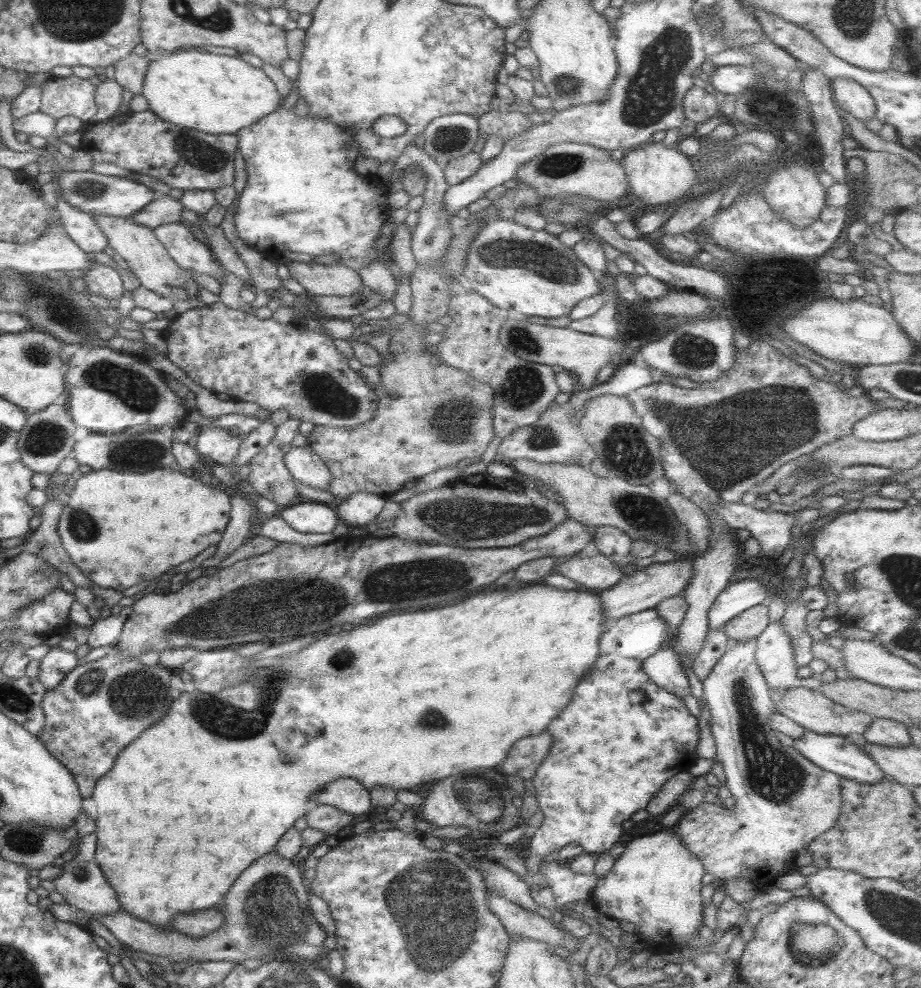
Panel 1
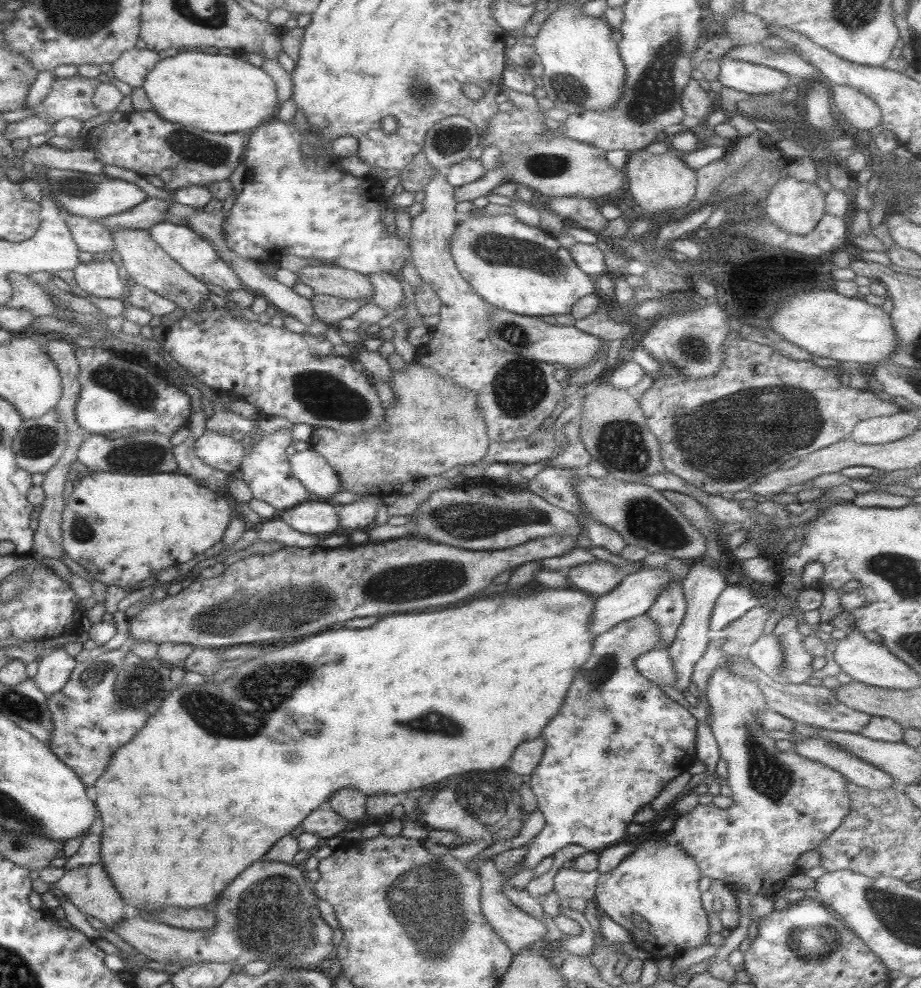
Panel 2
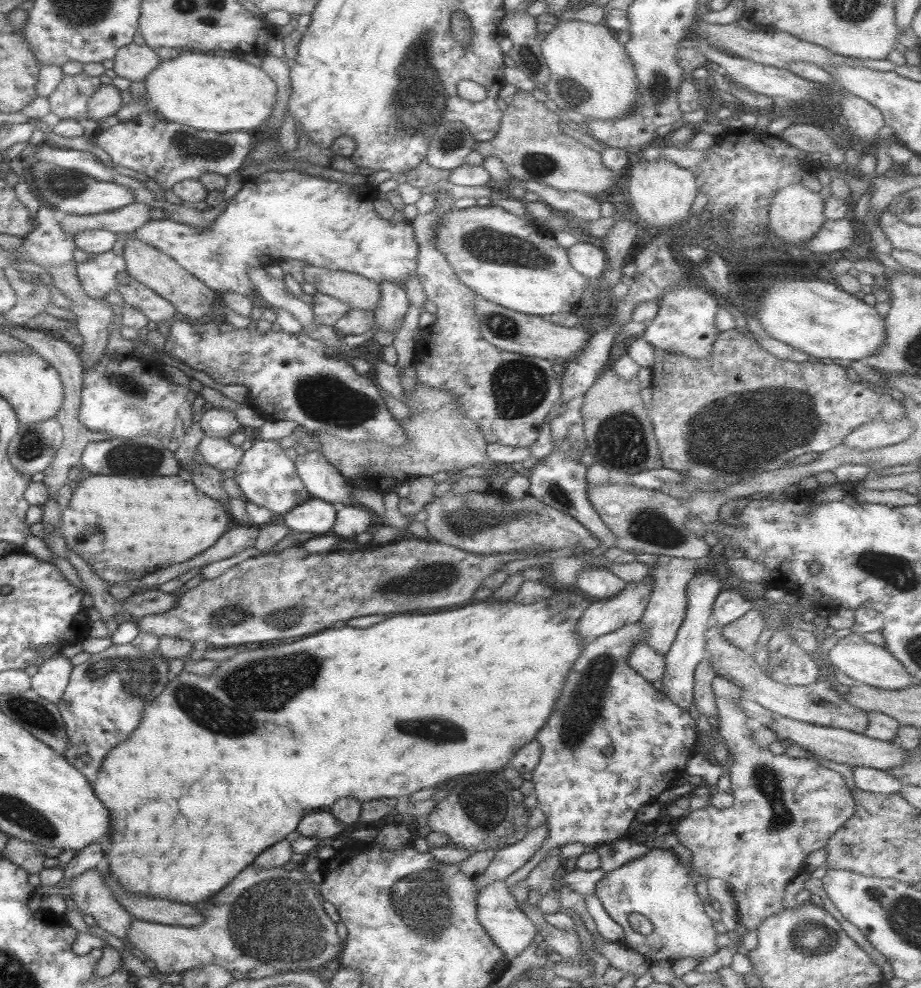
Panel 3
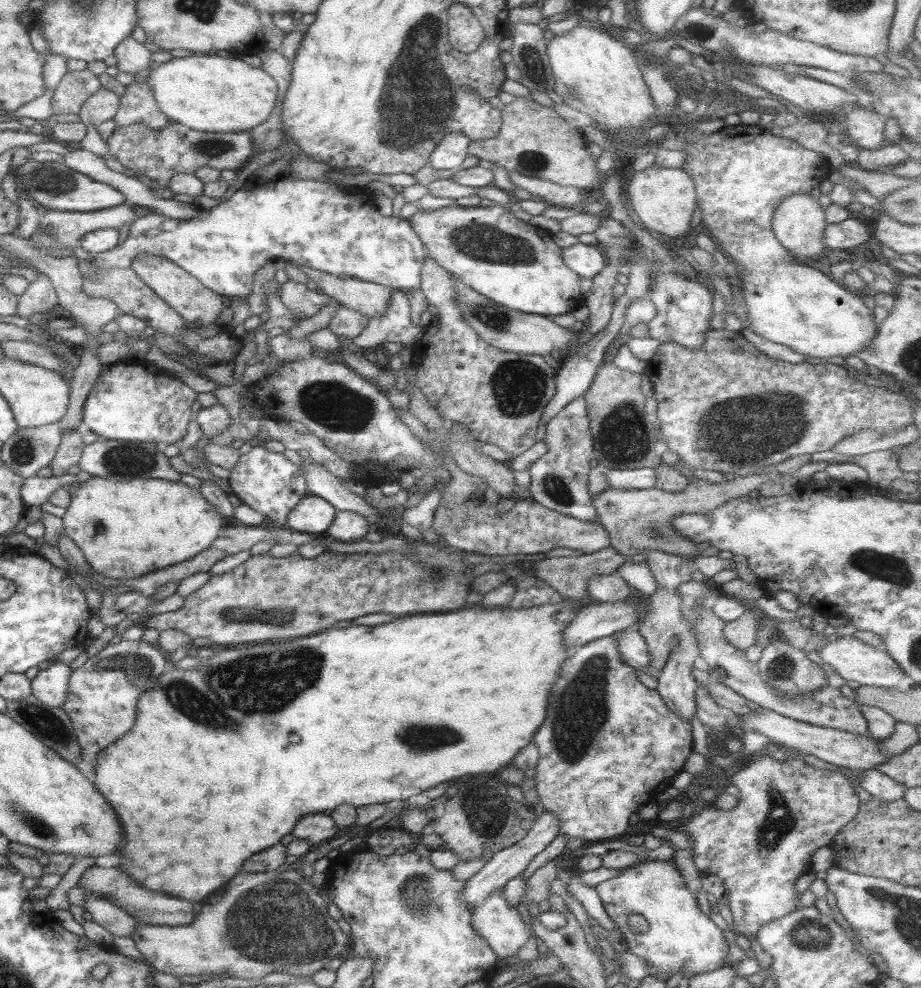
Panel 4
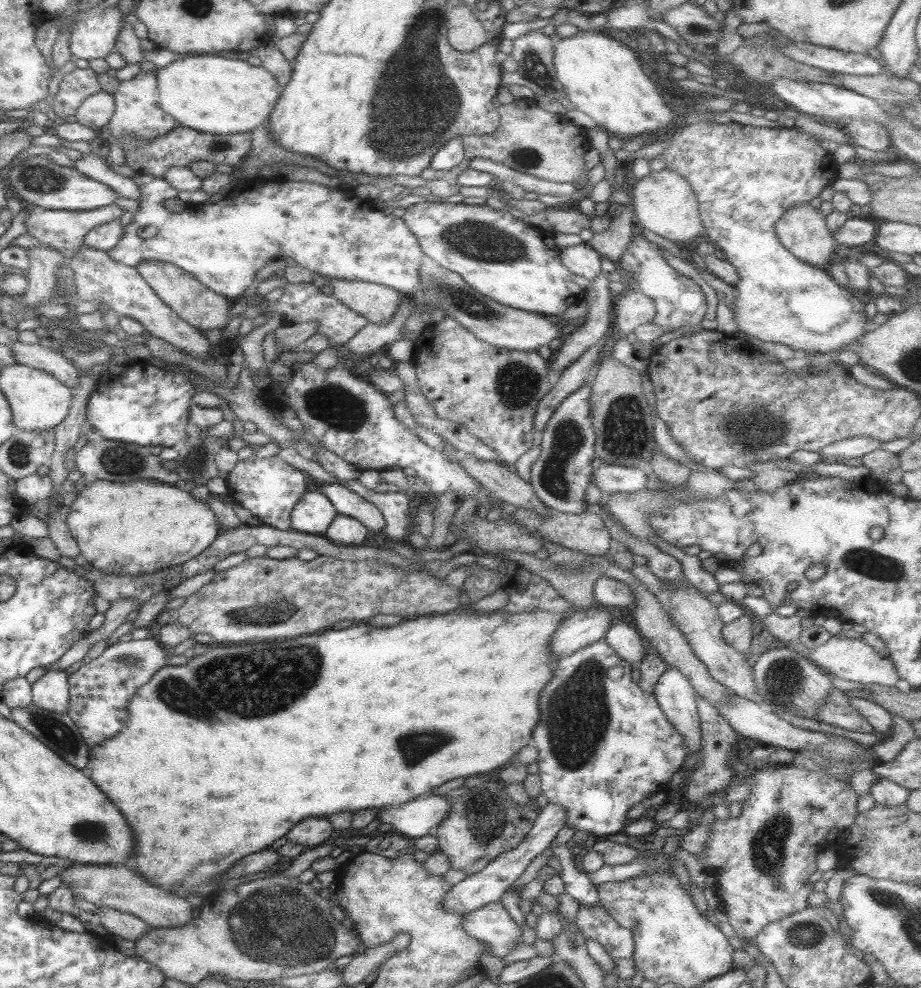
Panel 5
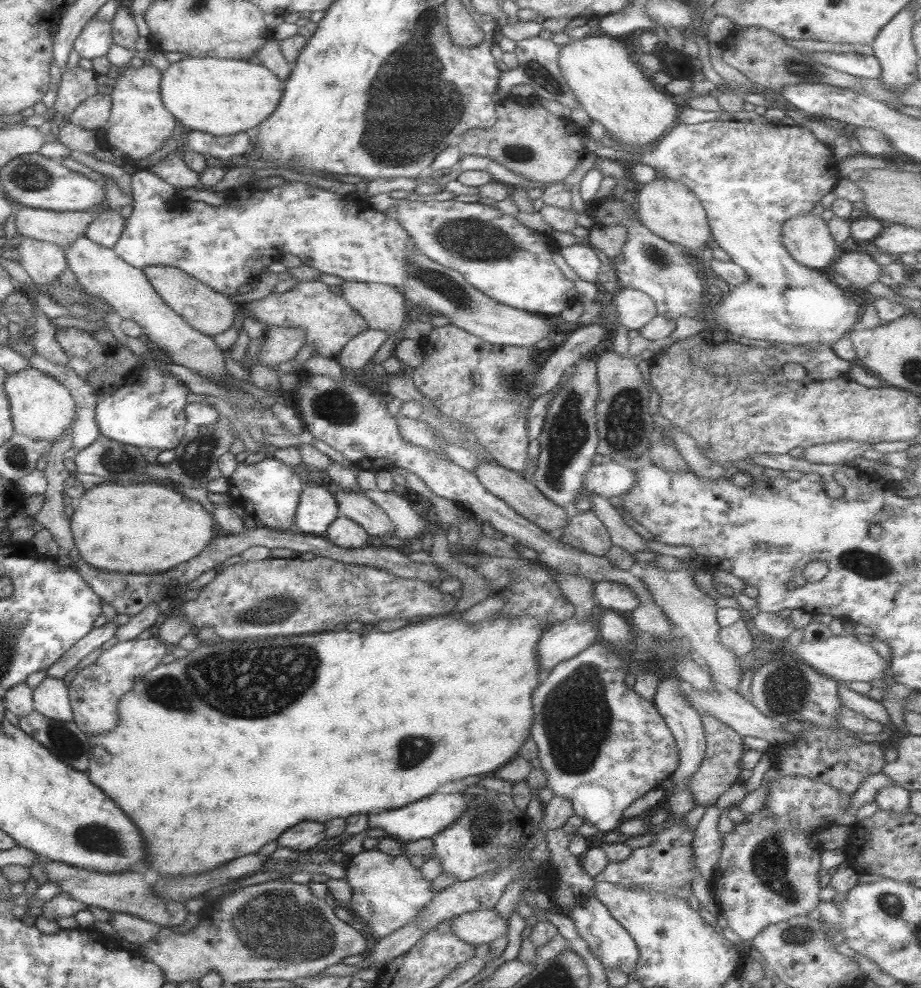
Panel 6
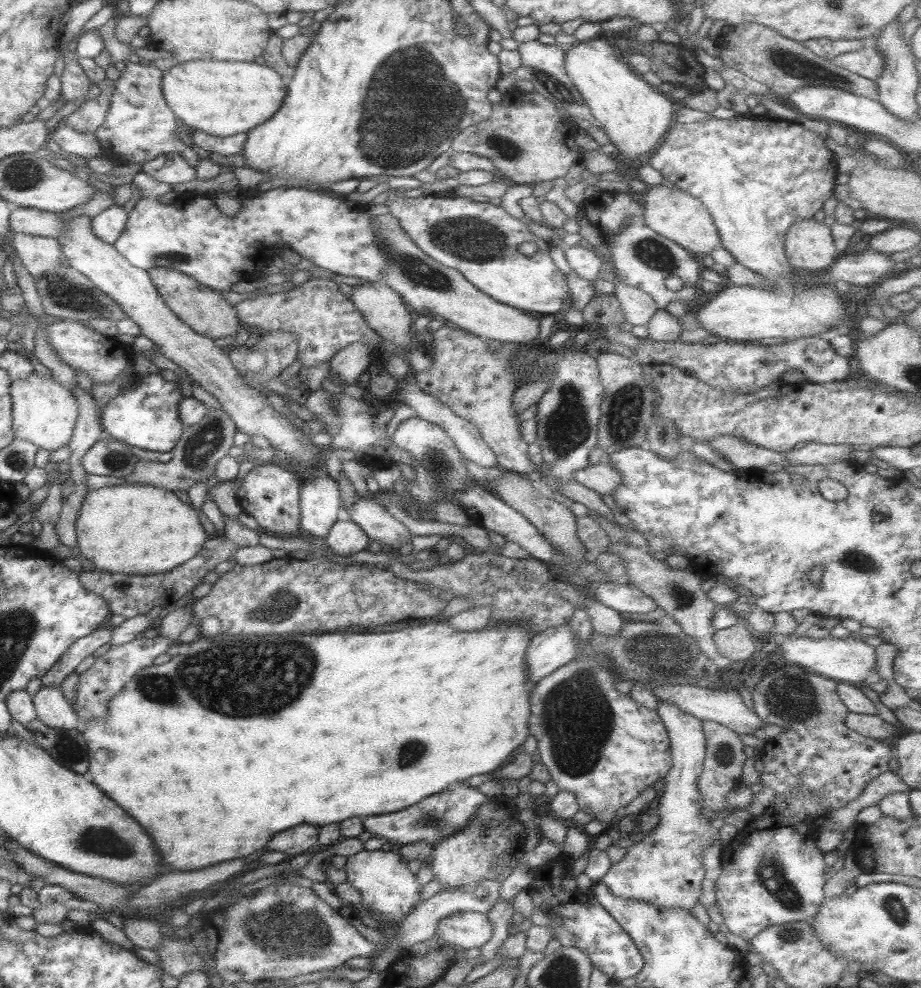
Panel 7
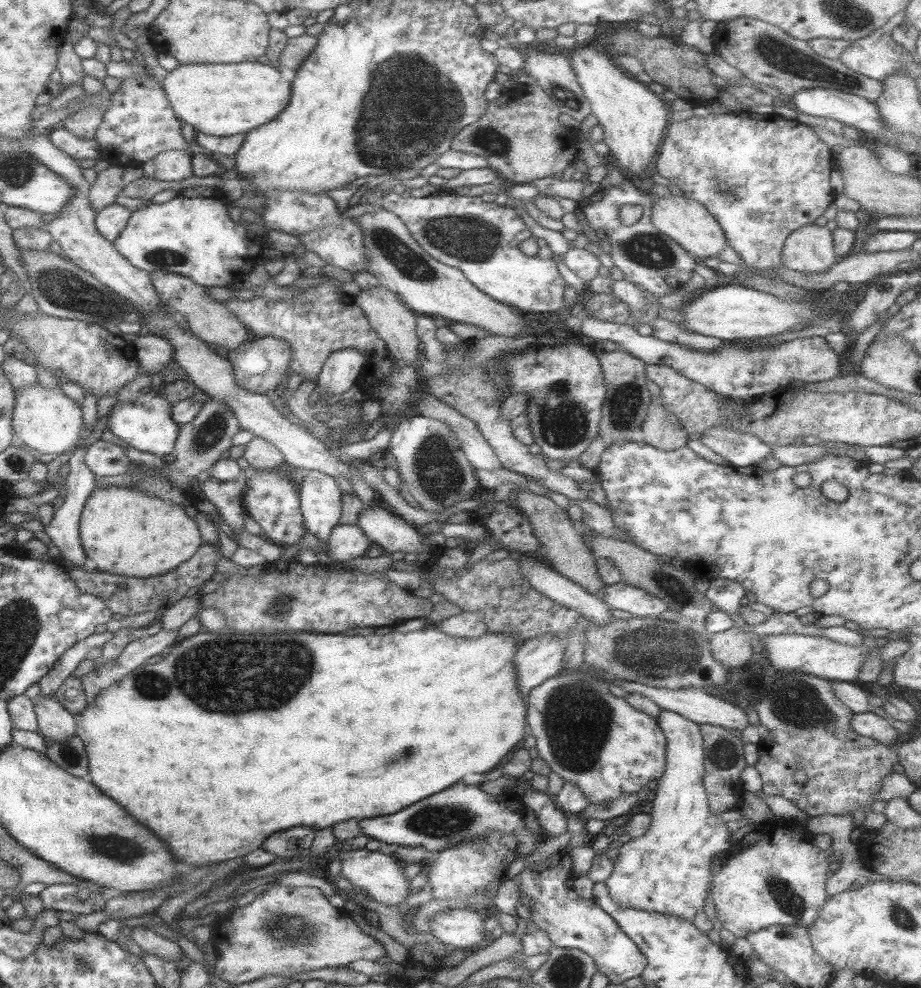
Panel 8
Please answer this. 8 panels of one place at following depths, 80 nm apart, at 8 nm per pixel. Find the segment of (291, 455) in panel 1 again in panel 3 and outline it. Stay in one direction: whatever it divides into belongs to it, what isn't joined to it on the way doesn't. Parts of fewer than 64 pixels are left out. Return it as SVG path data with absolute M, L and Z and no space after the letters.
M313 451L297 455L294 469L311 498L324 500L338 508L359 506L351 497L351 488L346 480L321 453Z

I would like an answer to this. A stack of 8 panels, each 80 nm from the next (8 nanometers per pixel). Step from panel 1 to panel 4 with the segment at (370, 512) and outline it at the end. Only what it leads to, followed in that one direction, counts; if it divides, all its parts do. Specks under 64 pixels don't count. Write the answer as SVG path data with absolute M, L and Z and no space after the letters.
M336 511L324 536L333 541L353 542L362 539L365 533L370 530L372 530L372 527L358 514Z

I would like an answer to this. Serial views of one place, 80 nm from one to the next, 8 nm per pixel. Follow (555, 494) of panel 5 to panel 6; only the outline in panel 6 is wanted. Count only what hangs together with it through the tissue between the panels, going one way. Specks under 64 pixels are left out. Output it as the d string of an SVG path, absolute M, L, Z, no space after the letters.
M583 356L565 371L562 376L565 380L560 381L563 383L561 388L555 392L555 396L548 400L544 412L543 424L539 436L536 438L540 451L536 458L536 469L532 478L532 483L537 487L537 490L554 505L560 507L571 502L577 505L578 490L582 487L583 473L592 465L591 459L596 454L596 444L598 443L594 416L594 404L595 399L597 399L595 359Z

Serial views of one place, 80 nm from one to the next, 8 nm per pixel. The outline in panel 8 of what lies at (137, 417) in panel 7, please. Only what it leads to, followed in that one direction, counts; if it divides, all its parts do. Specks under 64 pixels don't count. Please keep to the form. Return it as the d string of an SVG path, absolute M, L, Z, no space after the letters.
M149 386L143 390L137 399L131 403L116 402L111 407L107 419L107 430L129 444L133 449L154 454L156 457L165 456L172 452L178 431L178 424L171 418L170 403L161 398L161 386Z

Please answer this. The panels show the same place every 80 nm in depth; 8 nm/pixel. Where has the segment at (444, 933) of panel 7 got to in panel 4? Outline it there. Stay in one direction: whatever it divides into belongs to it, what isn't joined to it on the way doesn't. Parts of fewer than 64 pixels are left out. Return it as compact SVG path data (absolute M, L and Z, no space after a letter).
M502 890L492 892L485 900L470 910L470 925L472 929L489 945L496 958L506 958L516 954L525 944L531 933L521 920L515 908L509 906L503 898Z

